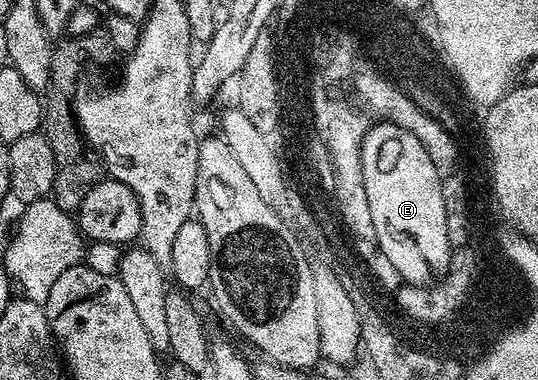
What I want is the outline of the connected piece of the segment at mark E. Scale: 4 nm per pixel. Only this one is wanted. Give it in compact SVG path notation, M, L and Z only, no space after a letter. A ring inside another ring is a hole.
M376 124L367 132L362 145L364 192L368 195L368 208L375 227L376 248L386 256L385 263L399 272L413 285L425 286L431 280L430 269L445 270L451 264L451 245L448 223L445 221L444 197L441 195L441 180L437 177L435 164L425 151L420 140L410 131L398 125Z

